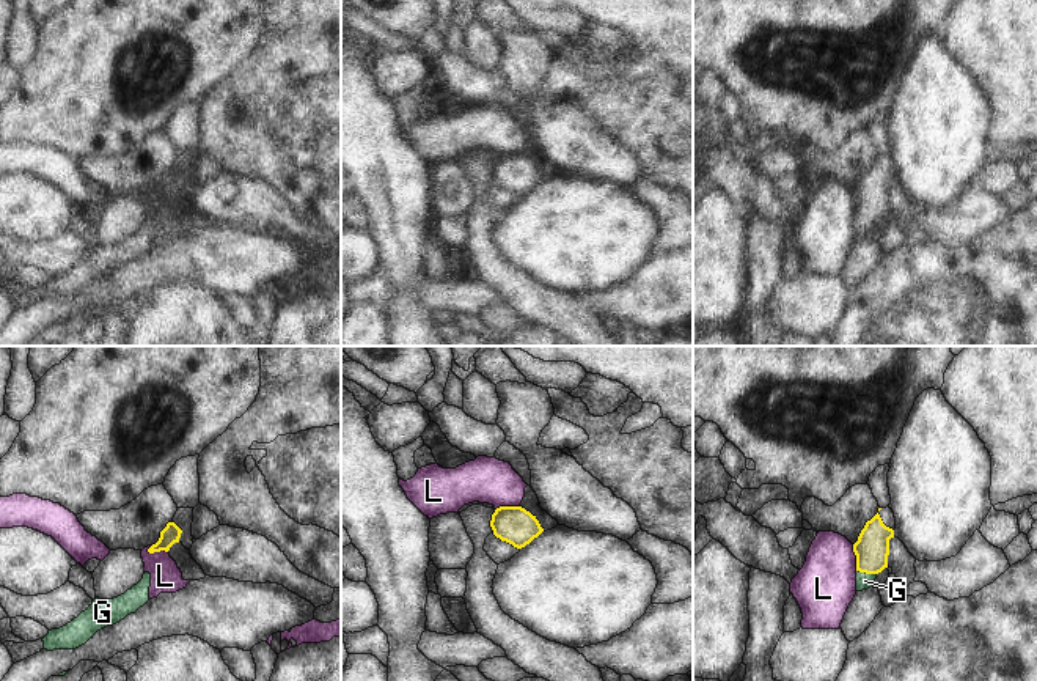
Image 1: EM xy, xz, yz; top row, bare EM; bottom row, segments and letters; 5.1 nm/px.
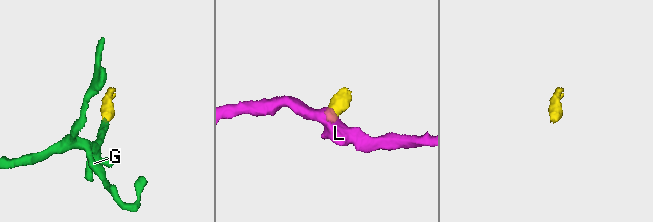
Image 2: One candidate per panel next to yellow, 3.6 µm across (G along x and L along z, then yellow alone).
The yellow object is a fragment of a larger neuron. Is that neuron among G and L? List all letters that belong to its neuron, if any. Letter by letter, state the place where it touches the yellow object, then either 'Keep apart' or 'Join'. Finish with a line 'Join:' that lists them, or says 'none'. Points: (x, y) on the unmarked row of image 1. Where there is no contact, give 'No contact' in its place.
G: Touches yellow at yz (866, 220). Join
L: Touches yellow at yz (857, 205). Keep apart
Join: G.

